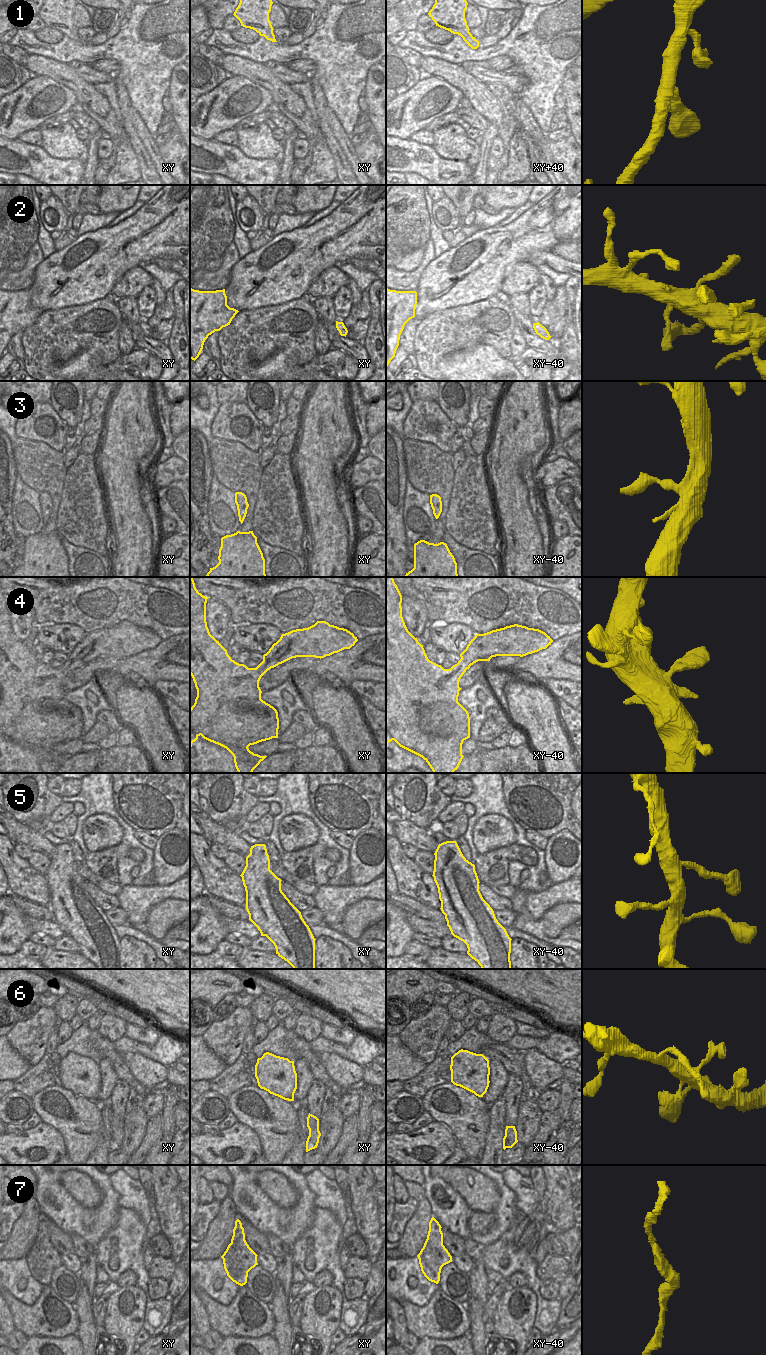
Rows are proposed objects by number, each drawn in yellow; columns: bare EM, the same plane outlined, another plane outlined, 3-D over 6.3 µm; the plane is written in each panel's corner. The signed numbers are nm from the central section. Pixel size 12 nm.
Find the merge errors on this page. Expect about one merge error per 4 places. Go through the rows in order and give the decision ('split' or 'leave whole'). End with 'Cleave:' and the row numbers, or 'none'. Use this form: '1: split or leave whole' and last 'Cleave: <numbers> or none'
1: leave whole
2: leave whole
3: leave whole
4: split
5: leave whole
6: leave whole
7: split
Cleave: 4, 7

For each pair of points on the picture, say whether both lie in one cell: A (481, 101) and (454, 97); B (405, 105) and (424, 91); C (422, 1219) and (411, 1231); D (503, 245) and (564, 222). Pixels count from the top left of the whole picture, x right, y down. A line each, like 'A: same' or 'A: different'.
A: different
B: same
C: same
D: same

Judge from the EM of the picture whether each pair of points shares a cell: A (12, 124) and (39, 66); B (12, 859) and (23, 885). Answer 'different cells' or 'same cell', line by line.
A: different cells
B: same cell

